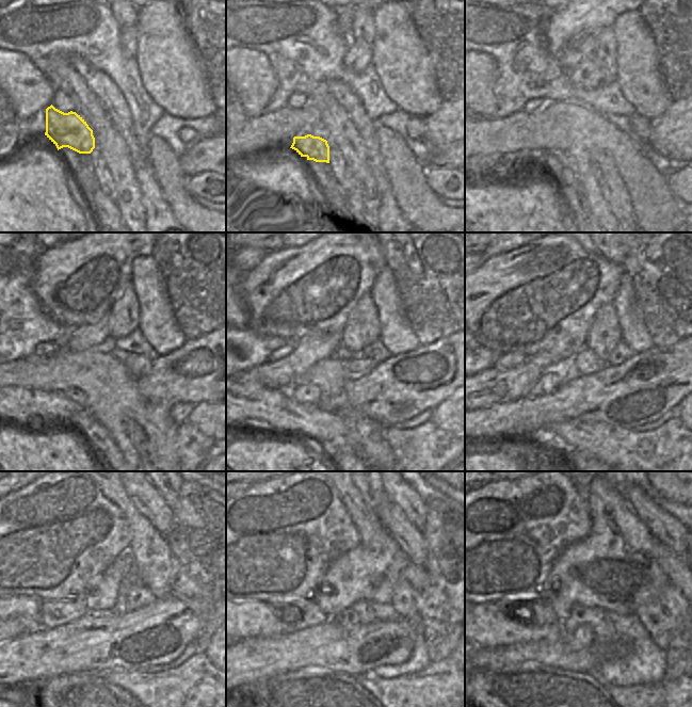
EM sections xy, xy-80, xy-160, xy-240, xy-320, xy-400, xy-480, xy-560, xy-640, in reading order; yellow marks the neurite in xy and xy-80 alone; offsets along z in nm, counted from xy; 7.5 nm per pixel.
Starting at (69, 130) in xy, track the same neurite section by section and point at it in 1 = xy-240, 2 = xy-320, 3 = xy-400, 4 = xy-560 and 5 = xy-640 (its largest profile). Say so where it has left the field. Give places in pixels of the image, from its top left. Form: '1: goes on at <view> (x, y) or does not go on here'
1: goes on at xy-240 (96, 435)
2: goes on at xy-320 (341, 449)
3: does not go on here
4: does not go on here
5: does not go on here

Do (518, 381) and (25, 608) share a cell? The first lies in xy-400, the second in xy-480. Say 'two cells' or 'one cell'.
two cells

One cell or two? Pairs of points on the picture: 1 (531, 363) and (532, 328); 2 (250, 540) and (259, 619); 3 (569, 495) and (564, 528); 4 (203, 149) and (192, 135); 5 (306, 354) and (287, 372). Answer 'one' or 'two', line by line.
1: two
2: two
3: one
4: two
5: one

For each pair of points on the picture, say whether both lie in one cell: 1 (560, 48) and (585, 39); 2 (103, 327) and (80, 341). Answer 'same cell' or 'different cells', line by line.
1: same cell
2: same cell

